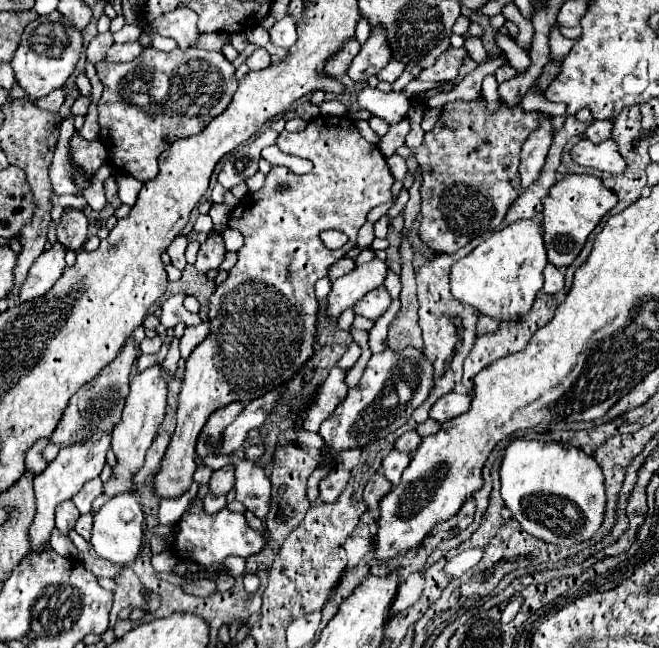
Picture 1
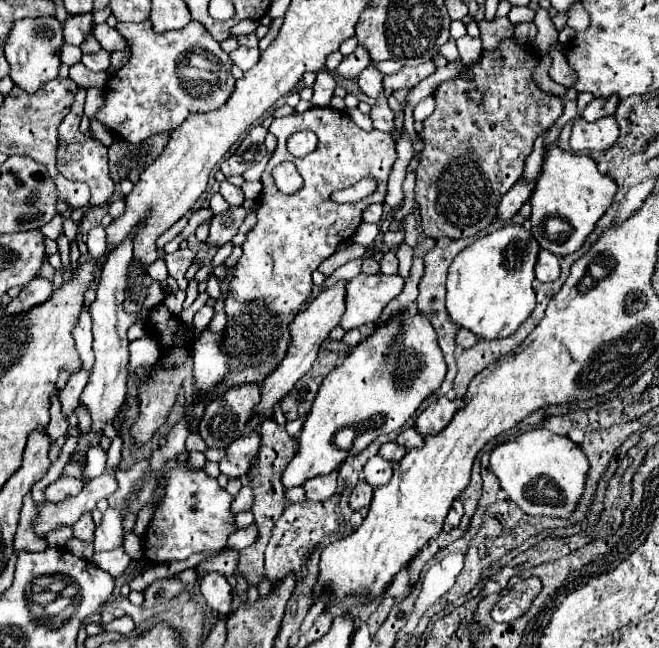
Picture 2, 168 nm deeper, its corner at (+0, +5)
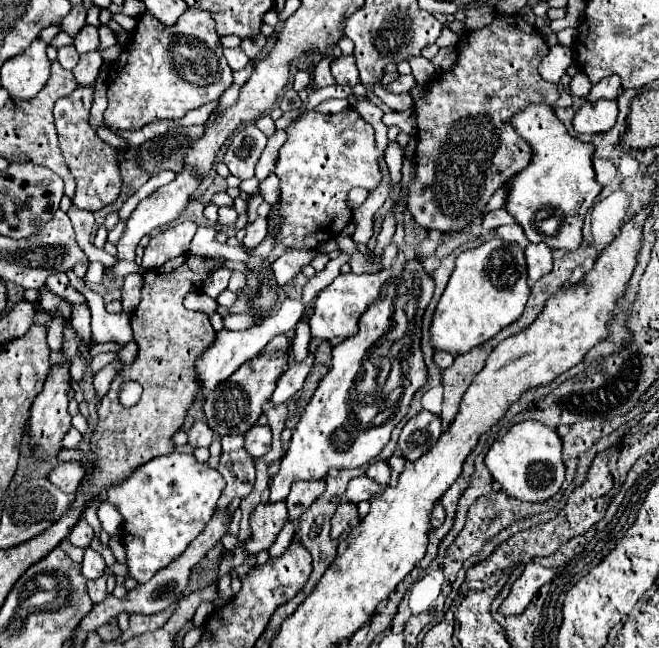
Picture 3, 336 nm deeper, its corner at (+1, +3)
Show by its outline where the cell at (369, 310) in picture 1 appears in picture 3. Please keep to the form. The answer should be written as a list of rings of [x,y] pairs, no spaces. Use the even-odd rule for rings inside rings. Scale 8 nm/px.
[[[397,225],[397,231],[393,235],[393,243],[399,247],[397,259],[393,263],[391,269],[381,271],[381,273],[373,273],[373,275],[355,275],[355,273],[347,273],[347,275],[339,275],[331,285],[327,285],[325,289],[319,291],[315,307],[313,307],[313,315],[311,315],[311,335],[319,337],[319,339],[331,339],[331,337],[351,337],[355,335],[357,329],[357,321],[363,315],[363,311],[379,297],[381,287],[385,283],[389,283],[389,279],[393,281],[397,275],[401,275],[401,267],[405,265],[405,255],[401,251],[401,247],[405,245],[403,241],[403,227]]]

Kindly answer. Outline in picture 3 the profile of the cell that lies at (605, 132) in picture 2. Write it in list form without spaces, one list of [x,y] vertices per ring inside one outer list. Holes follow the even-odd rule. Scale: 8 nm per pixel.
[[[599,99],[595,103],[585,101],[583,107],[575,113],[573,125],[577,133],[603,133],[615,125],[617,119],[617,101]]]

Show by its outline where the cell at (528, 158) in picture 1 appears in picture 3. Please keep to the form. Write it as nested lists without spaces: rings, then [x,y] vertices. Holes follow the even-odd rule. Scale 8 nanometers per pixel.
[[[497,209],[497,211],[491,211],[483,217],[481,227],[487,229],[487,231],[493,231],[493,229],[497,229],[501,225],[507,225],[507,223],[515,223],[515,219],[505,209]]]

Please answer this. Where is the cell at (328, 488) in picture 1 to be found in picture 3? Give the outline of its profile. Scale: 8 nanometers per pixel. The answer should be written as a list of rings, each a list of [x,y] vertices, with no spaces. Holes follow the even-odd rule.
[[[295,481],[291,485],[291,493],[285,499],[289,521],[297,523],[303,511],[295,511],[295,509],[307,509],[323,491],[325,491],[325,481]]]

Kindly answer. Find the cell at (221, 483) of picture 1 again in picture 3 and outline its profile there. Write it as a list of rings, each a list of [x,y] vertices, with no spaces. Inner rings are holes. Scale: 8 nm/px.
[[[255,425],[247,435],[245,435],[245,449],[257,459],[265,455],[271,447],[271,427],[269,425]]]

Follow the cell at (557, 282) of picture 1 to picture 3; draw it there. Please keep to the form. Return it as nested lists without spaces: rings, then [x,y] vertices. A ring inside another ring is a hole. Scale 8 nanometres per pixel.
[[[529,243],[525,247],[525,261],[527,261],[529,285],[533,285],[537,279],[541,279],[553,267],[551,249],[545,247],[545,243]]]

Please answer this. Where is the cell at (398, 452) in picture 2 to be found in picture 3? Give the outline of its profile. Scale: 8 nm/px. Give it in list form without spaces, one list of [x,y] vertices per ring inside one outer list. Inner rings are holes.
[[[377,461],[373,465],[369,465],[369,469],[365,471],[365,475],[373,481],[377,481],[379,485],[387,485],[389,483],[389,475],[391,475],[391,469],[387,465],[387,461]]]

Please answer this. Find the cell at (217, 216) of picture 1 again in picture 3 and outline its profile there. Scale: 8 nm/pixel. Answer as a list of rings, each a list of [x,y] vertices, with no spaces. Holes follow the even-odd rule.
[[[181,221],[175,227],[169,227],[167,231],[153,235],[149,245],[145,247],[141,267],[155,269],[169,259],[179,257],[181,253],[187,253],[195,231],[197,231],[197,225],[193,221]]]

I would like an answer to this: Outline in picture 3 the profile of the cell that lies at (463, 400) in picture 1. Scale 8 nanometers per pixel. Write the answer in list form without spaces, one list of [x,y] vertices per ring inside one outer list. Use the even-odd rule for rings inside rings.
[[[421,411],[415,417],[411,417],[401,429],[397,453],[401,453],[407,461],[415,461],[439,441],[439,435],[441,435],[439,417],[429,411]]]

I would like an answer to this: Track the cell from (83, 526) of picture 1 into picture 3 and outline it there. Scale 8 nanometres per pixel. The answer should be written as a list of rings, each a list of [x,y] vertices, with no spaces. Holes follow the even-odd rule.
[[[81,519],[75,527],[73,527],[73,531],[71,531],[71,535],[69,535],[69,541],[75,545],[75,547],[89,547],[89,543],[91,543],[91,539],[95,537],[95,533],[93,533],[93,529],[91,529],[91,525],[85,521],[85,519]]]

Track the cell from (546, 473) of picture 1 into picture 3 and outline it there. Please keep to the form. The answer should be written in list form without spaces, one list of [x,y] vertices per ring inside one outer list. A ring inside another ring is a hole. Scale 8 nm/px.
[[[539,421],[515,423],[503,439],[491,445],[489,453],[485,455],[485,465],[493,479],[501,483],[501,489],[519,501],[545,501],[559,491],[565,479],[561,437],[555,433],[555,429]]]

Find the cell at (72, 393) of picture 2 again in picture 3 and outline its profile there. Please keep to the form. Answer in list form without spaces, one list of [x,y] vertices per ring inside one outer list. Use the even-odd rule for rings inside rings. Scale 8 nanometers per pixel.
[[[73,305],[73,313],[71,313],[71,325],[75,327],[77,335],[83,339],[85,347],[91,347],[91,327],[89,327],[89,319],[91,319],[91,311],[89,305]]]

